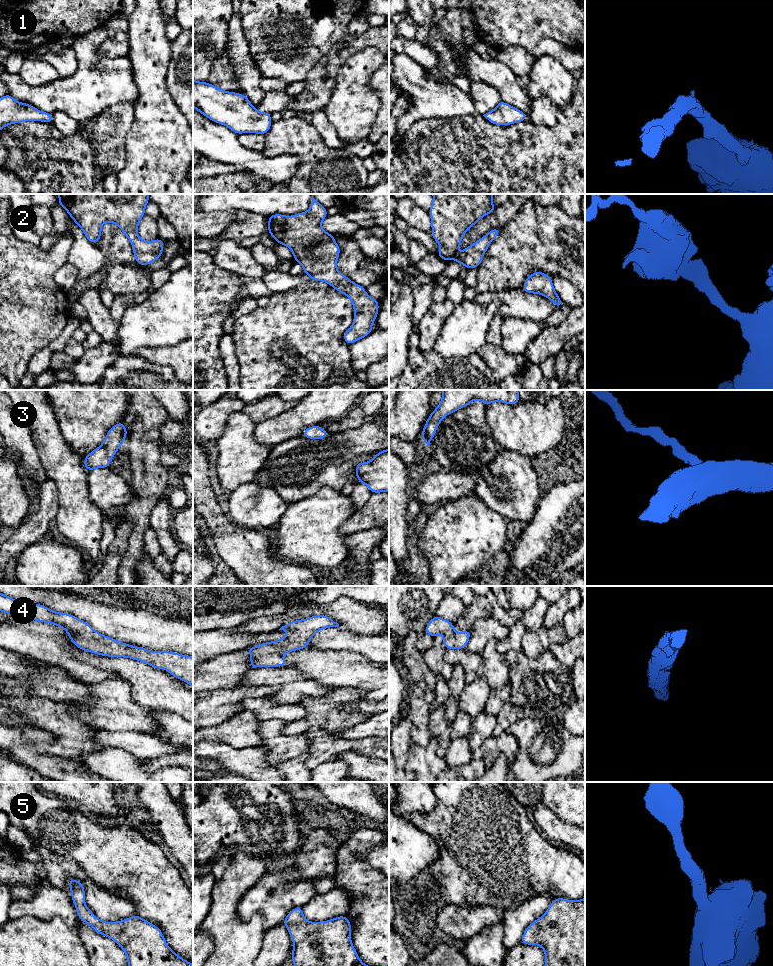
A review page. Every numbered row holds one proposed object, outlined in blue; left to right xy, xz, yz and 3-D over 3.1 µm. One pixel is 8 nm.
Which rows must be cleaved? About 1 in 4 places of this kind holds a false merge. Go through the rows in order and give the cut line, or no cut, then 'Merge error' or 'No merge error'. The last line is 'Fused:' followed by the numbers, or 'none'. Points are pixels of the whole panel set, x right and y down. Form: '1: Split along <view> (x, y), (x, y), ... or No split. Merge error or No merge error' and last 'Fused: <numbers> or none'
1: No split. No merge error
2: No split. No merge error
3: No split. No merge error
4: No split. No merge error
5: No split. No merge error
Fused: none

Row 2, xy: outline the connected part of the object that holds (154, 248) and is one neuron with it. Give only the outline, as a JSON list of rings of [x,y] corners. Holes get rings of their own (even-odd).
[[[58,194],[58,198],[58,204],[68,212],[92,244],[100,240],[102,225],[109,221],[117,225],[132,243],[134,258],[139,265],[150,265],[160,259],[166,241],[160,238],[145,241],[138,237],[138,224],[145,216],[145,207],[150,200],[148,194]]]

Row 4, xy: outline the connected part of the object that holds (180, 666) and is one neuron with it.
[[[0,593],[0,611],[54,624],[67,631],[70,640],[78,649],[108,657],[131,658],[156,669],[165,669],[173,677],[185,681],[193,688],[193,657],[169,651],[150,651],[128,645],[94,630],[85,621],[69,613],[55,612],[42,604],[19,602]]]

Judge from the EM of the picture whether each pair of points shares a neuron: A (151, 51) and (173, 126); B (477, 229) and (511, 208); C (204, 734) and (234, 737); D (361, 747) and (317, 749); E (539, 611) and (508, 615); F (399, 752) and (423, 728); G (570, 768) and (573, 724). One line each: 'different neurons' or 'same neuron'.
A: same neuron
B: same neuron
C: same neuron
D: same neuron
E: same neuron
F: different neurons
G: different neurons

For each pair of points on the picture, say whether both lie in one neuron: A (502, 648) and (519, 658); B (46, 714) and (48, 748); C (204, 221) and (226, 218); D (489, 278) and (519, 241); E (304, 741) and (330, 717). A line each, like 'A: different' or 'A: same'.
A: different
B: same
C: same
D: same
E: different

